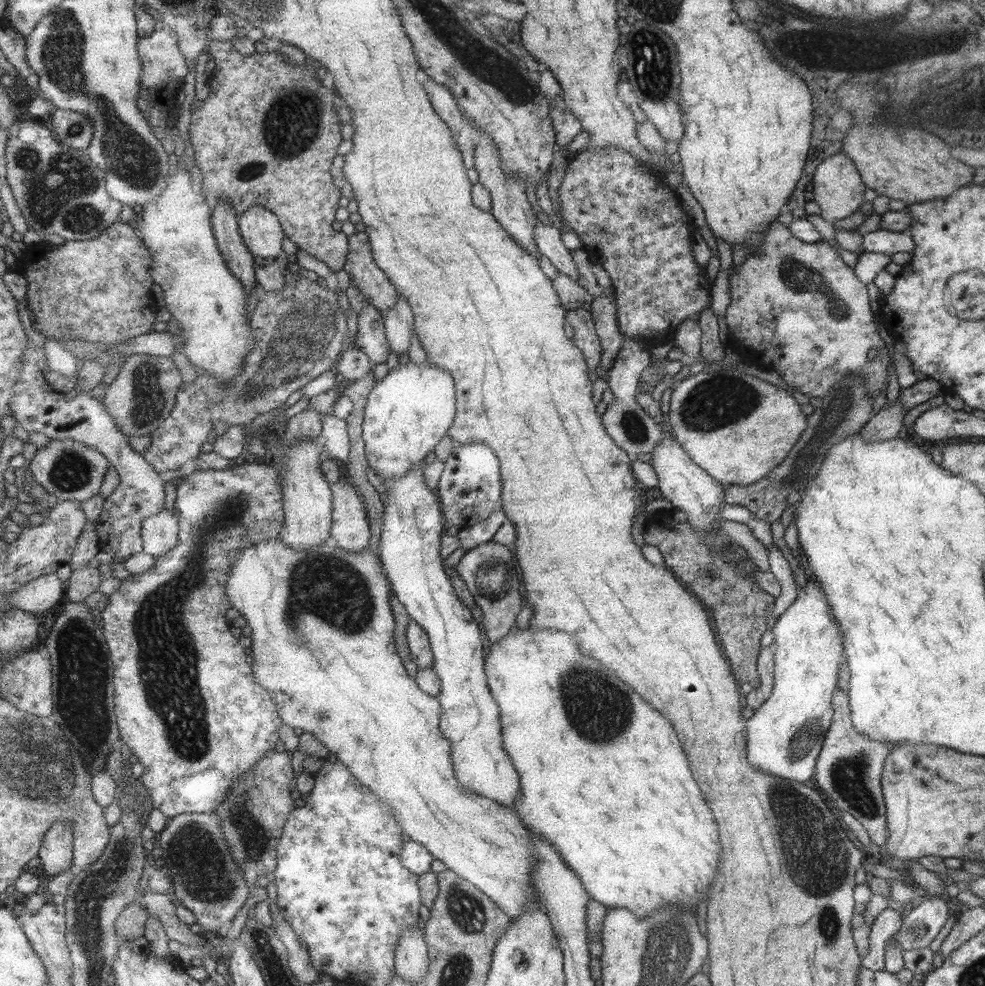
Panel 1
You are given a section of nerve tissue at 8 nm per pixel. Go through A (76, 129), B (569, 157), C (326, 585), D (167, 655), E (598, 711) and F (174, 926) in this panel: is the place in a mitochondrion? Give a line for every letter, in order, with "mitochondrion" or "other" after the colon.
A: mitochondrion
B: other
C: mitochondrion
D: mitochondrion
E: mitochondrion
F: other

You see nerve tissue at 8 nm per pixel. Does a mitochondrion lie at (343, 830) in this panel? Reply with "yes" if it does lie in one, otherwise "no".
no

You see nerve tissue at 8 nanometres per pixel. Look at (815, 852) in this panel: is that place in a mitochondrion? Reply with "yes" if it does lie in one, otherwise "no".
yes

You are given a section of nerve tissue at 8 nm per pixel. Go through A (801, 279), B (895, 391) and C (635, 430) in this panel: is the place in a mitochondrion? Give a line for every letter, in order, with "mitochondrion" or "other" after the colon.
A: mitochondrion
B: other
C: mitochondrion

